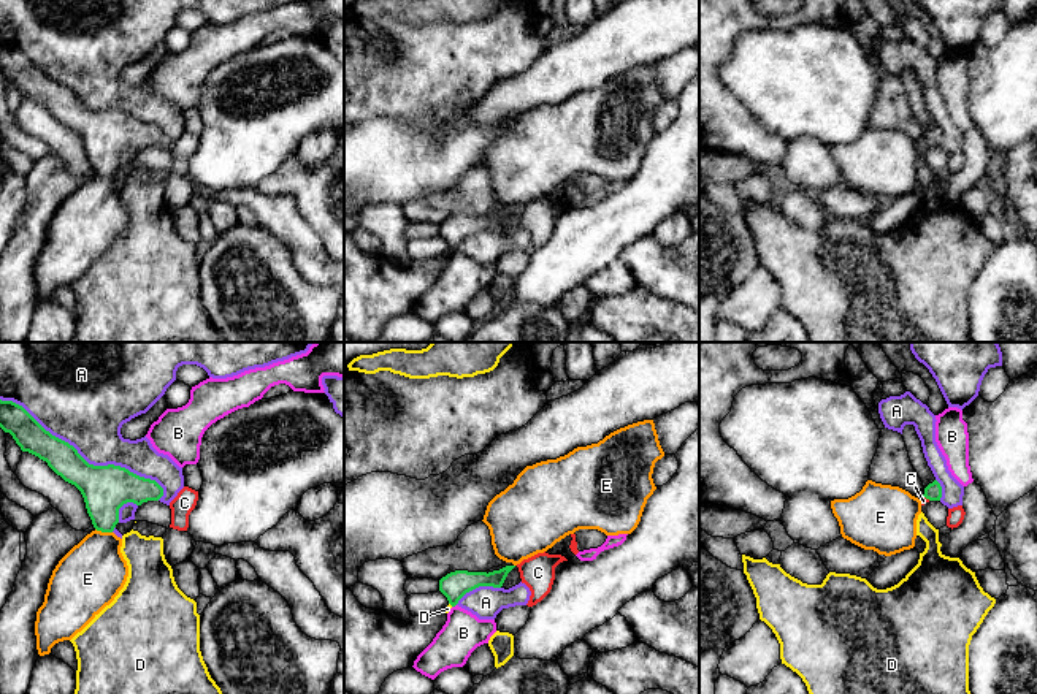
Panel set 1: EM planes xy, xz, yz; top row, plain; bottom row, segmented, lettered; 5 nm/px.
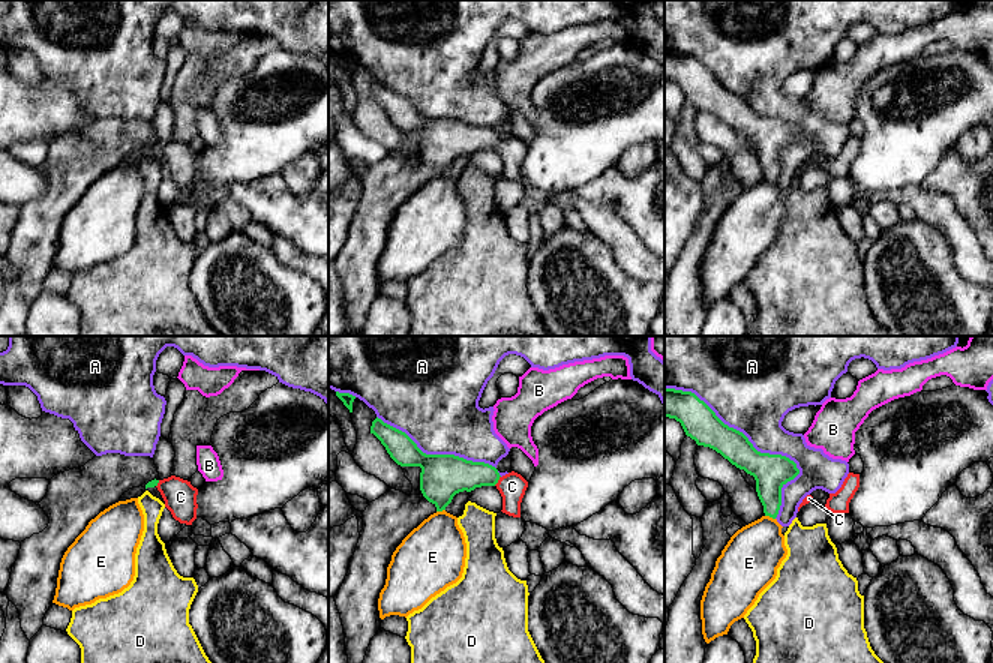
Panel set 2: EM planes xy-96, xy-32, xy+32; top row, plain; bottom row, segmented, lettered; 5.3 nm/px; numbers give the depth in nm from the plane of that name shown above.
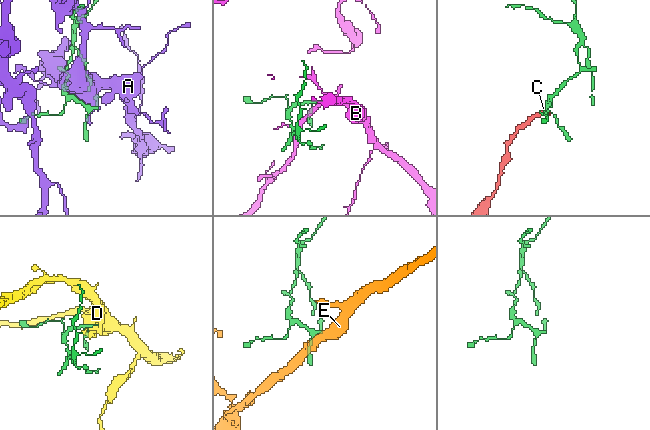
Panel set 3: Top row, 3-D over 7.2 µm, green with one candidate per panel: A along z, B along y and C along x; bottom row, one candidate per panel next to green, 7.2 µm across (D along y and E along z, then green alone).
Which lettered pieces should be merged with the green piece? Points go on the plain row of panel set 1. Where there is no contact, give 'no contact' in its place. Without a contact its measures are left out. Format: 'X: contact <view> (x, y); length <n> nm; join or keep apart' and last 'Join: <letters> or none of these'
A: contact xy (83, 103); length 950 nm; keep apart
B: contact xz (454, 251); length 30 nm; keep apart
C: contact yz (926, 143); length 40 nm; join
D: contact xz (451, 249); length 30 nm; keep apart
E: contact xy (103, 176); length 90 nm; keep apart
Join: C

